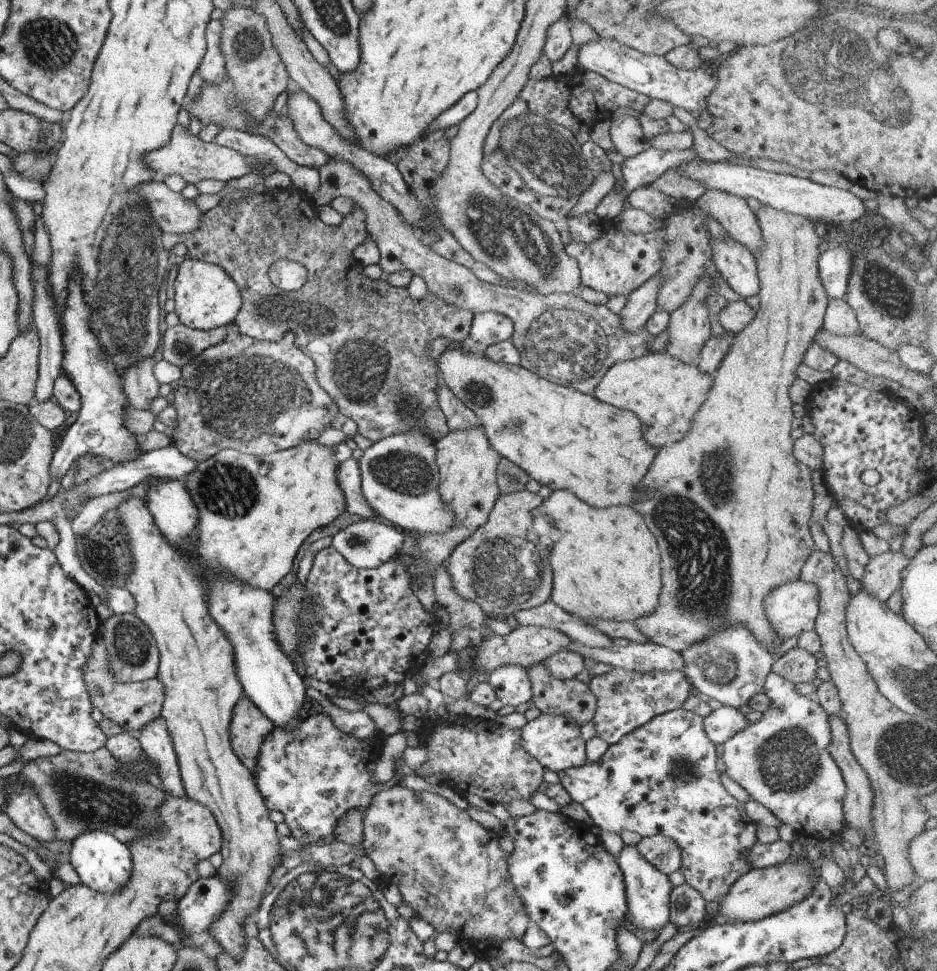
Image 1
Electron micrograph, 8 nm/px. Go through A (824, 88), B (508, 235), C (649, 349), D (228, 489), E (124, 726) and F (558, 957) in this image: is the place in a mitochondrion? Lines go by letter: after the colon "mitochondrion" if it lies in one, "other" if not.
A: mitochondrion
B: mitochondrion
C: other
D: mitochondrion
E: other
F: other

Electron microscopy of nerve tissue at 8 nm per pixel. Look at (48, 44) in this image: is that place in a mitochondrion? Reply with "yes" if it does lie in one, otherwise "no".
yes

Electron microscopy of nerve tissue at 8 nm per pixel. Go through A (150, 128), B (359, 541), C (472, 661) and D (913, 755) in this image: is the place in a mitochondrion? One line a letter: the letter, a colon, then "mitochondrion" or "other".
A: other
B: mitochondrion
C: other
D: mitochondrion

